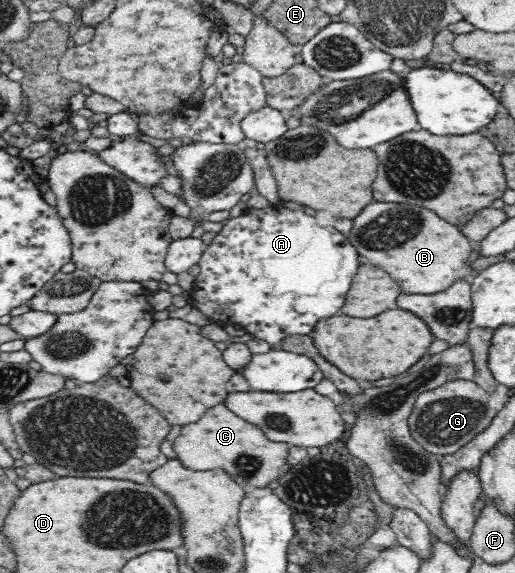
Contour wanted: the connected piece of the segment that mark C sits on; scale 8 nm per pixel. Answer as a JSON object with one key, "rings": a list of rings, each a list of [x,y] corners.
{"rings":[[[222,403],[207,409],[202,419],[182,426],[179,436],[172,442],[184,468],[194,471],[222,469],[245,491],[266,488],[283,473],[281,469],[286,464],[289,446],[268,441],[258,426],[238,417]]]}

